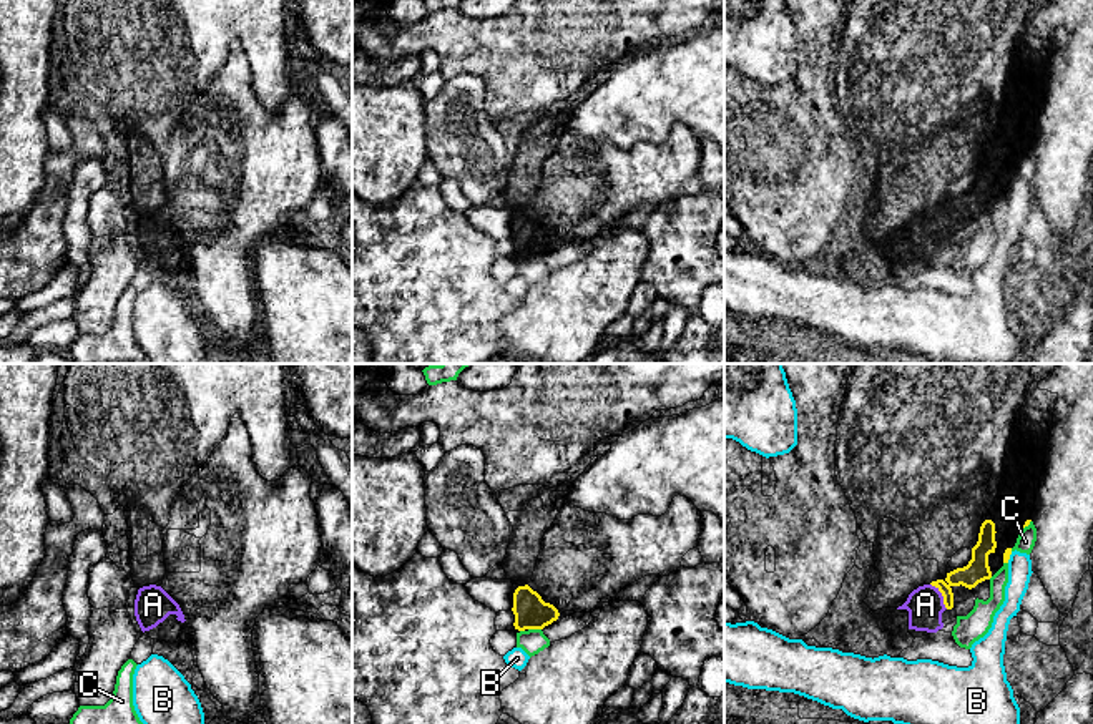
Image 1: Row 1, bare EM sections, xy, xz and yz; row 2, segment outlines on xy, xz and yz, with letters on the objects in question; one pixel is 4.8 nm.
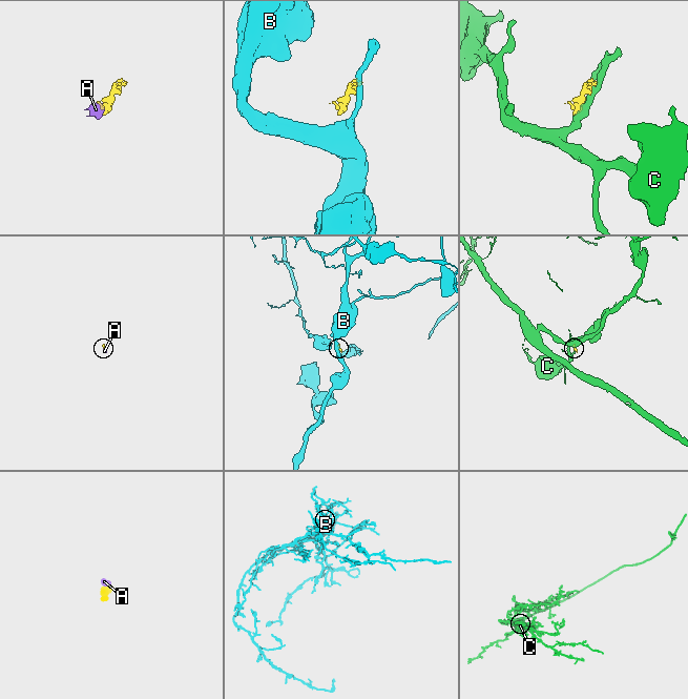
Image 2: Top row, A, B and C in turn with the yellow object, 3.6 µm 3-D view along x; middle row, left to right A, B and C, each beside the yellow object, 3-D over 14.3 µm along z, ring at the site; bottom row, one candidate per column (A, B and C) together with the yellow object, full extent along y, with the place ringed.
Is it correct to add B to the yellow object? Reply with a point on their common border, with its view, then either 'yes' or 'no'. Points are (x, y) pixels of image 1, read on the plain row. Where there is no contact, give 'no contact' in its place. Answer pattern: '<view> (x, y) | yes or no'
yz (1009, 185) | no

